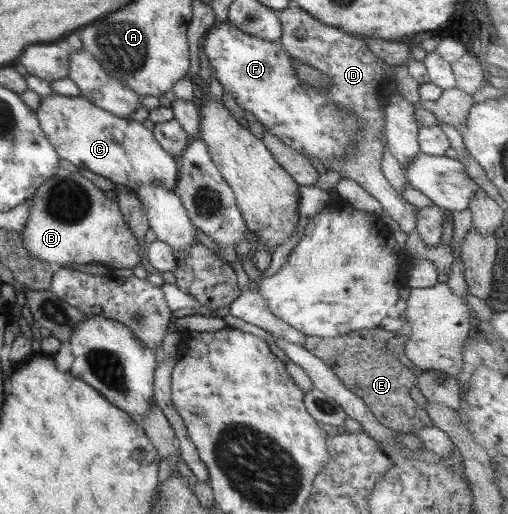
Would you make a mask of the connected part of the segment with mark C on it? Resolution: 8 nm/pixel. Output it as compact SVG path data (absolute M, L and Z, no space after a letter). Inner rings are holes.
M51 93L41 98L37 110L35 110L39 124L45 136L57 150L57 154L63 160L69 160L78 169L84 168L109 178L111 182L123 184L137 190L140 186L162 186L171 190L176 185L179 176L179 163L175 156L171 156L155 140L154 134L143 123L119 118L106 110L95 106L90 100L80 96L65 96L59 93Z

